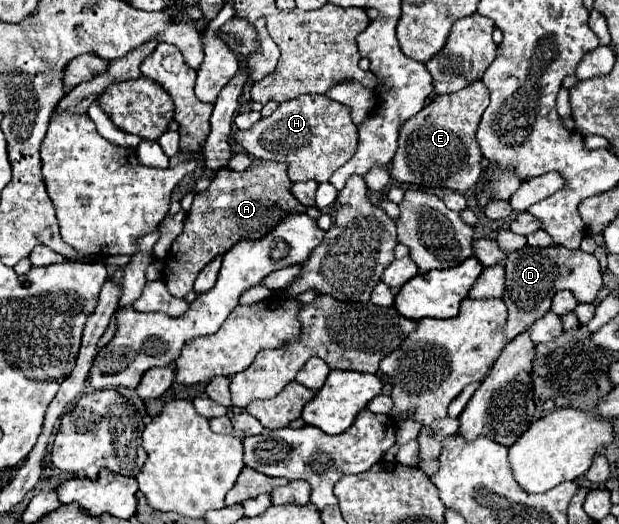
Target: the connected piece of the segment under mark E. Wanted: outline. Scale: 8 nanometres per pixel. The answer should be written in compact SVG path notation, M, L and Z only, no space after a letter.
M476 80L472 86L466 86L454 94L436 96L400 128L398 150L392 160L392 178L430 188L450 188L458 192L472 190L484 172L474 134L488 102L488 88L482 80Z

